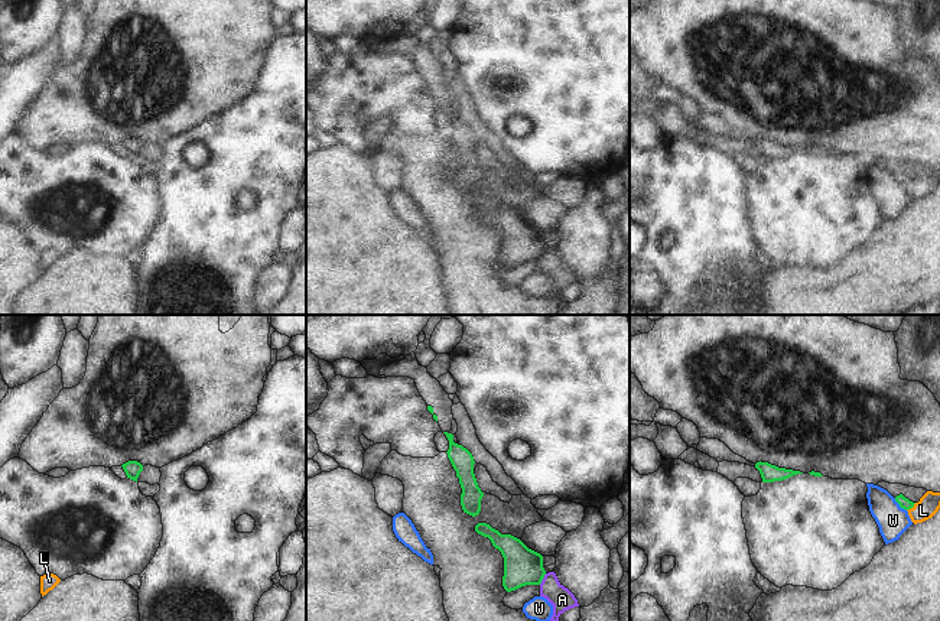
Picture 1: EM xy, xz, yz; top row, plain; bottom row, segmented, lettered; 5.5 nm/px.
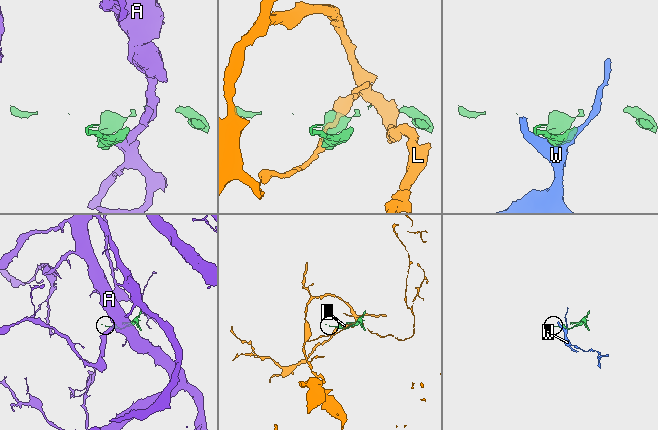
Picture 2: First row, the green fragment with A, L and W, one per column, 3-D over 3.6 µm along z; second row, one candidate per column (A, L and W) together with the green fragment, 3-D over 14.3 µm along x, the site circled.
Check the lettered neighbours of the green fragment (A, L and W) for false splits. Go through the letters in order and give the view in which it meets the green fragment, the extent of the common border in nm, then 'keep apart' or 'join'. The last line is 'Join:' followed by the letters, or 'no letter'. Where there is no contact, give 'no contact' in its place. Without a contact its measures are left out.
A: contact in xz; length 80 nm; keep apart
L: contact in yz; length 70 nm; keep apart
W: contact in yz; length 100 nm; keep apart
Join: no letter

